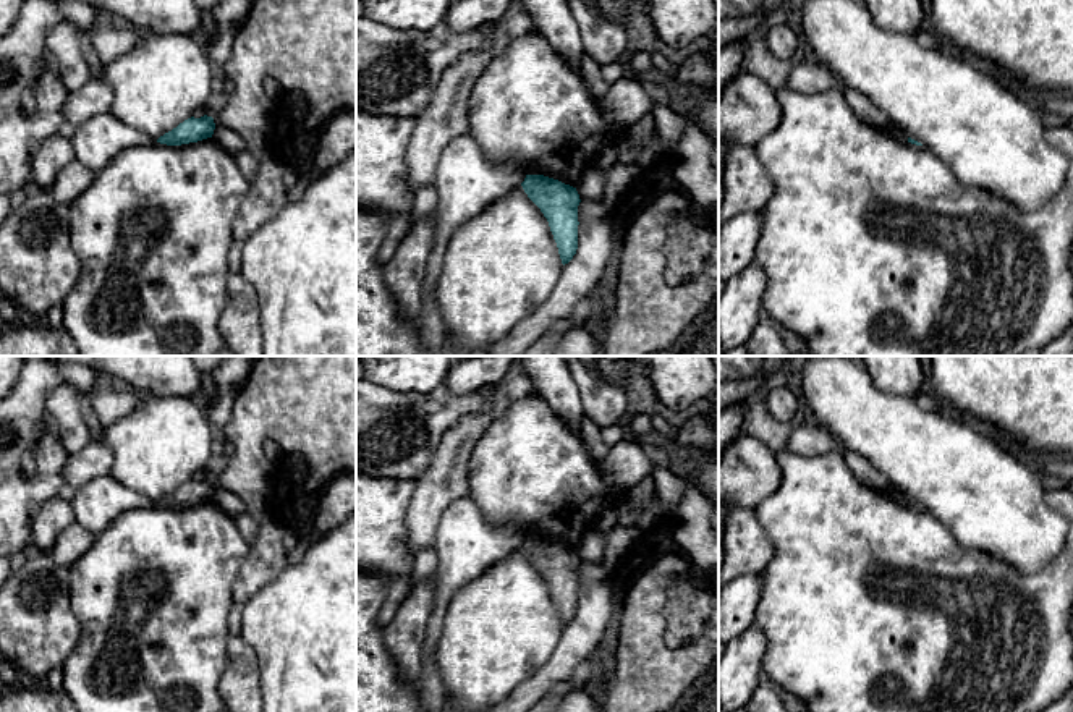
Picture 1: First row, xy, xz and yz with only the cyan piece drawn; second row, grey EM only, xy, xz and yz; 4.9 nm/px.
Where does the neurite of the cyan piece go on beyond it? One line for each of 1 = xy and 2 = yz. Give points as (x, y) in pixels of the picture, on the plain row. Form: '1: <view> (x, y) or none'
1: none
2: none

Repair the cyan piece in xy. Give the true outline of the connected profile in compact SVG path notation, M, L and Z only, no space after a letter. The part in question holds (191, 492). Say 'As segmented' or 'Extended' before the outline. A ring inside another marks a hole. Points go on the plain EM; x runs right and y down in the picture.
As segmented. M201 479L201 481L188 481L183 485L180 485L172 494L165 495L157 502L160 506L167 508L181 508L189 505L197 505L207 500L212 500L215 492L215 485L212 479Z

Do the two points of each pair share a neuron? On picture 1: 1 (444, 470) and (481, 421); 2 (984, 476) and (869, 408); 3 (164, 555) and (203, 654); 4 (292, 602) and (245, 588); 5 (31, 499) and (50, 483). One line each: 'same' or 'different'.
1: same
2: same
3: same
4: different
5: same

